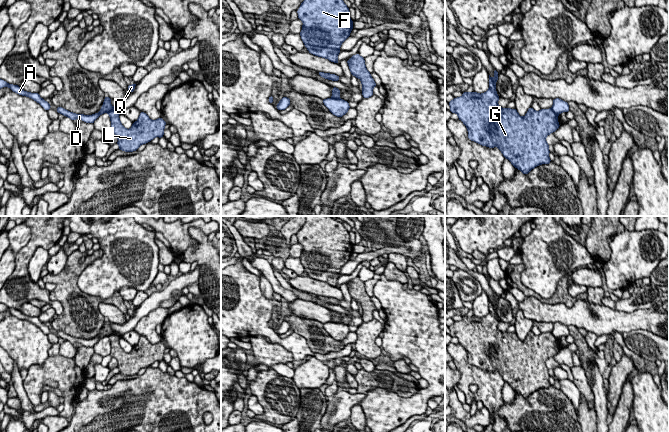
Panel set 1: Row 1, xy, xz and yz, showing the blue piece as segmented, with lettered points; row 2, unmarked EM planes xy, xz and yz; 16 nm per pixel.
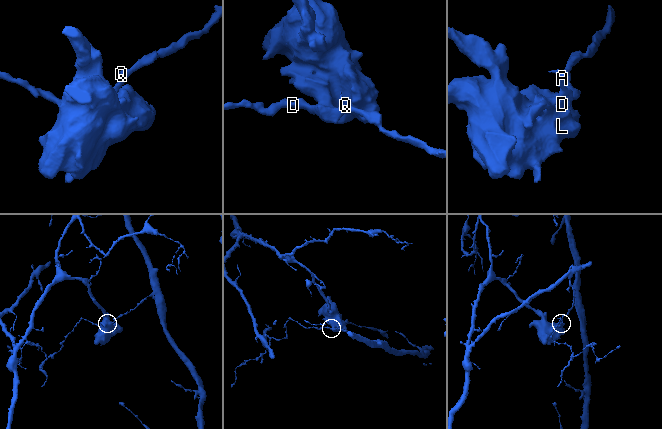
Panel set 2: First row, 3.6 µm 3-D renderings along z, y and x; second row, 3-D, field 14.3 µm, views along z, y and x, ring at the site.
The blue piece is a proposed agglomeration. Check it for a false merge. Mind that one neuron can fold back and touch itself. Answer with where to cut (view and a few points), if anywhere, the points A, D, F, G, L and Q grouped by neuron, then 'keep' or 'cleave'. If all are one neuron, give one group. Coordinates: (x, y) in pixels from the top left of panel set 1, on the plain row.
cut in xy along (119, 335), (111, 334), (108, 337); A D Q / F G L; cleave

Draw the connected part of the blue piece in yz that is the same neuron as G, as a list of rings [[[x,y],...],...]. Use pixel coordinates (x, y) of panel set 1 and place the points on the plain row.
[[[494,293],[494,301],[489,299],[489,313],[485,317],[463,316],[461,321],[455,321],[449,326],[450,335],[456,337],[467,351],[468,363],[489,372],[498,371],[515,392],[528,398],[533,392],[551,386],[546,361],[559,352],[558,339],[551,332],[535,335],[530,331],[526,339],[521,341],[516,333],[501,332],[496,316],[498,298]]]

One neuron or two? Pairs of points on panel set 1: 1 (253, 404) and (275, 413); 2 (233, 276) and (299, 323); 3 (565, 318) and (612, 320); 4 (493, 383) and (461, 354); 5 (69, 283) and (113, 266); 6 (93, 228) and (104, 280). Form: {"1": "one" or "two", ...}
{"1": "two", "2": "two", "3": "one", "4": "one", "5": "two", "6": "one"}

